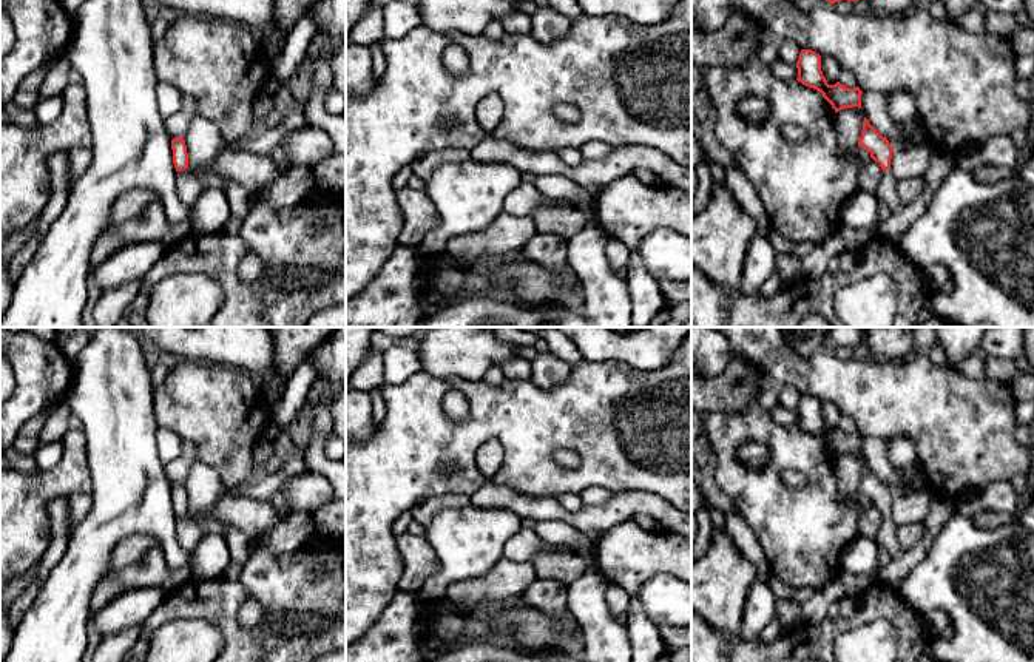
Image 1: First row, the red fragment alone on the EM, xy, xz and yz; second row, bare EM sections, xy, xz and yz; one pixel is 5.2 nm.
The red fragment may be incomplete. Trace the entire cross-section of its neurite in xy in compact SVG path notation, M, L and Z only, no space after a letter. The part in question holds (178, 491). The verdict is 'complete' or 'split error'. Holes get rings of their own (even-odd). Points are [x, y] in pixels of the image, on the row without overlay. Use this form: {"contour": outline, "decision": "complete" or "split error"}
{"contour": "M184 483L171 486L173 509L176 514L176 535L181 548L187 552L193 577L196 579L196 546L202 537L201 529L188 518L188 498Z", "decision": "split error"}

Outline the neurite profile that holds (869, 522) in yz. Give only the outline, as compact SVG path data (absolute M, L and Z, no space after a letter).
M873 505L860 509L858 531L861 535L875 540L883 523L883 515Z

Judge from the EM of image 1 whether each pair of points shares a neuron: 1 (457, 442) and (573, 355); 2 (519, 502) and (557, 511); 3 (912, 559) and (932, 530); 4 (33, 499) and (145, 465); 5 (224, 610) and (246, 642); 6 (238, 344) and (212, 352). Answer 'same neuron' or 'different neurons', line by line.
1: different neurons
2: same neuron
3: same neuron
4: different neurons
5: same neuron
6: same neuron

